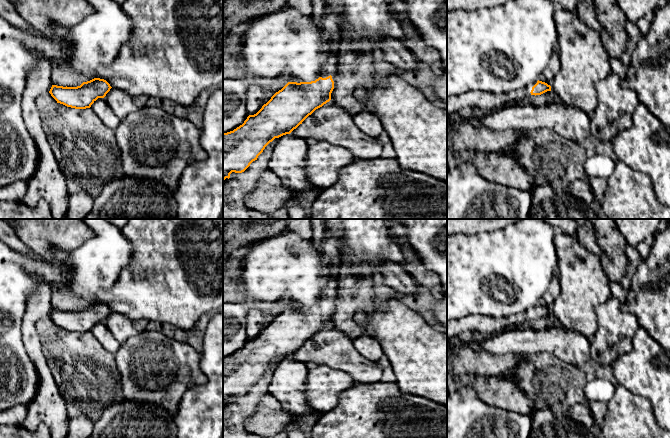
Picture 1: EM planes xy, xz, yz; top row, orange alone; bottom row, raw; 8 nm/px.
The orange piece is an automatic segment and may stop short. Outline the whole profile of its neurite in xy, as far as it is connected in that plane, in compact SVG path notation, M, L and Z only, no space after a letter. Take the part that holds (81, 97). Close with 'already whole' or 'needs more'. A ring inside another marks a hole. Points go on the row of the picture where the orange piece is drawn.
M94 78L77 87L52 85L49 93L57 103L75 109L86 109L98 98L104 98L111 88L106 80Z; already whole

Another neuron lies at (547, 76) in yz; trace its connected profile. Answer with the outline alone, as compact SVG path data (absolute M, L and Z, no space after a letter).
M555 51L554 54L552 55L552 58L548 66L539 77L539 81L545 82L551 86L555 73L559 70L559 68L560 68L559 57Z

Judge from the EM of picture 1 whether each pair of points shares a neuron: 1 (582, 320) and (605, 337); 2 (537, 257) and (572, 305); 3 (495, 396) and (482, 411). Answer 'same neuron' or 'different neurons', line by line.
1: different neurons
2: different neurons
3: different neurons

